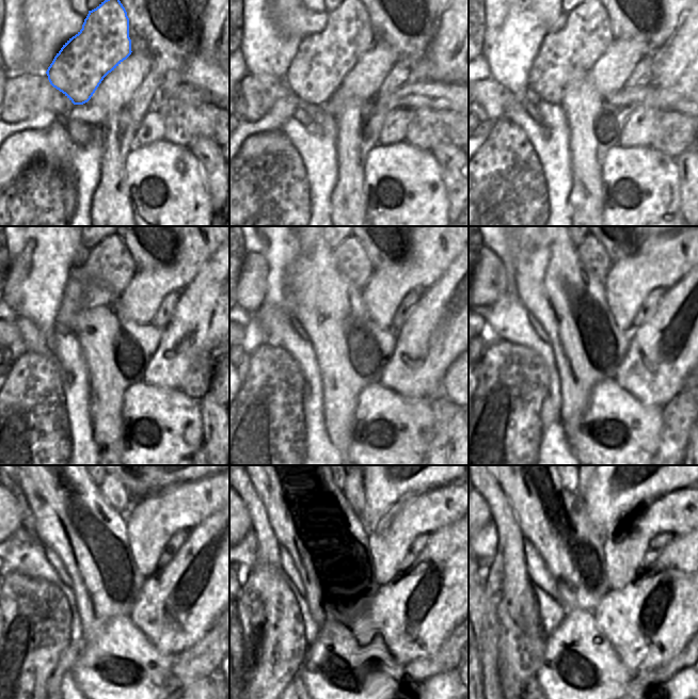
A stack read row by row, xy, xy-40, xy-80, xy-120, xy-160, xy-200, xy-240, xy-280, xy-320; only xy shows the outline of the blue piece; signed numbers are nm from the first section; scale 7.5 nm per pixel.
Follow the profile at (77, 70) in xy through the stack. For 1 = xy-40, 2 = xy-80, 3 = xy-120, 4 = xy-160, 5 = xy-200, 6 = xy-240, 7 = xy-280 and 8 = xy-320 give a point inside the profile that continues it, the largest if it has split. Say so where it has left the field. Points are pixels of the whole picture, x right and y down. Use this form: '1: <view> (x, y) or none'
1: xy-40 (323, 59)
2: xy-80 (567, 56)
3: xy-120 (109, 268)
4: xy-160 (351, 258)
5: xy-200 (593, 256)
6: xy-240 (114, 492)
7: xy-280 (351, 487)
8: xy-320 (582, 487)

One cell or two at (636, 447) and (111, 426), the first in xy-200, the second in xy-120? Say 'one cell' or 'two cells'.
two cells

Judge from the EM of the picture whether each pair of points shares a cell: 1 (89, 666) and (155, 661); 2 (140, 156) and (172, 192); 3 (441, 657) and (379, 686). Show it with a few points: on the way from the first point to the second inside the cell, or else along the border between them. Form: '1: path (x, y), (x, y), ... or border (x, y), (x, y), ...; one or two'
1: path (105, 662), (108, 662), (114, 655), (139, 661); one
2: path (149, 165), (167, 183); one
3: border (398, 664), (399, 679); two

